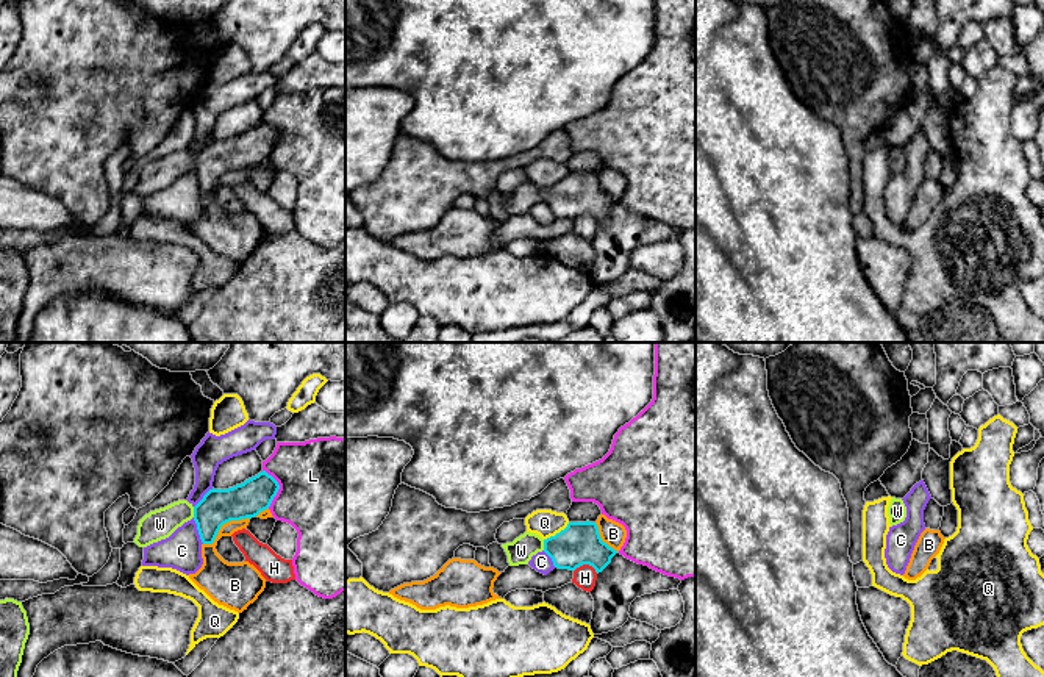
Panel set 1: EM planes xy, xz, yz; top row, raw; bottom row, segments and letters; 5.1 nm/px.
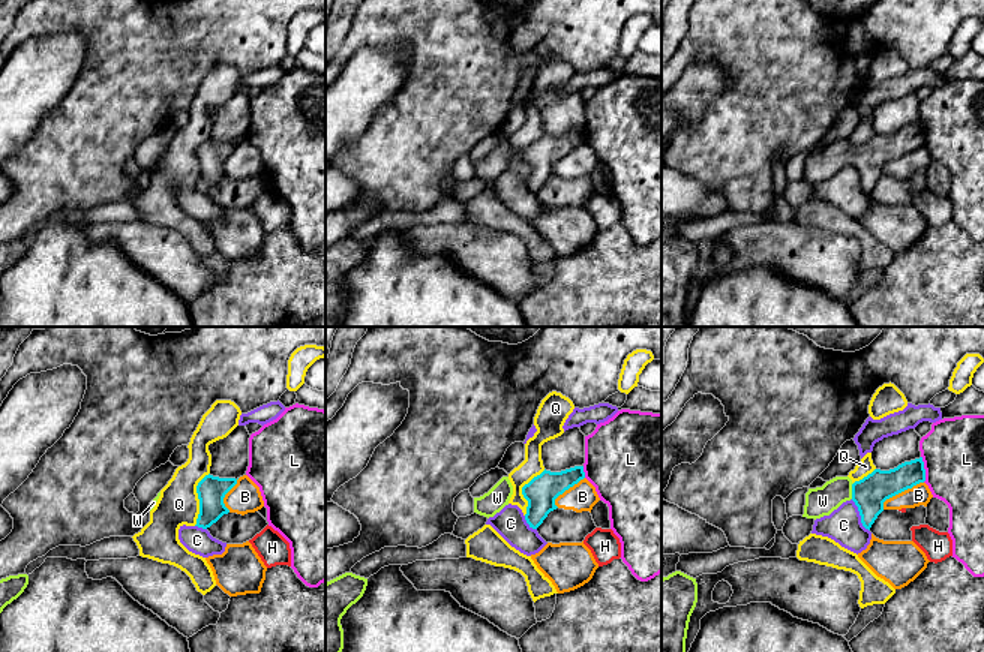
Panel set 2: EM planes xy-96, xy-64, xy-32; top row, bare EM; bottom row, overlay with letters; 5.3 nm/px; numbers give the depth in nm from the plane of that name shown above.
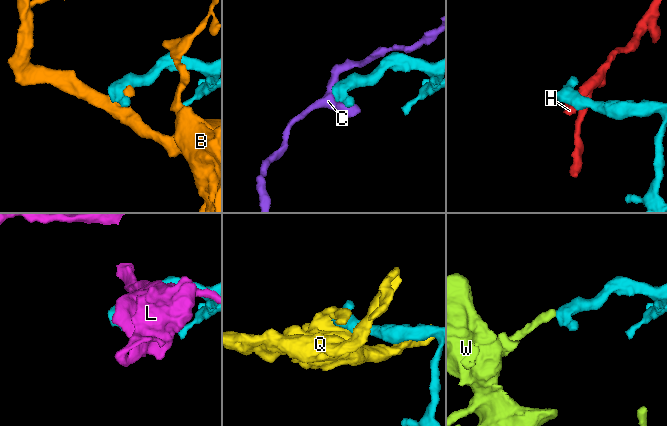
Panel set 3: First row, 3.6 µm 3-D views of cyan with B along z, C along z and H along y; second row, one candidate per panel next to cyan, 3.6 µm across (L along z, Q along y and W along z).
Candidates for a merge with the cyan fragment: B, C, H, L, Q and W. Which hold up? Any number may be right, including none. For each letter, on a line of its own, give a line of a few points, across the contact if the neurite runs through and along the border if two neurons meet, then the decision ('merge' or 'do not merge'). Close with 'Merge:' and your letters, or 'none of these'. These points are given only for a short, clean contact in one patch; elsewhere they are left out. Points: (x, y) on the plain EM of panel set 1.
B: do not merge
C: do not merge
H: do not merge
L: do not merge
Q: xz (569, 172), (544, 189) | do not merge
W: xy (218, 157), (213, 161), (194, 161), (178, 161), (160, 174) | merge
Merge: W

